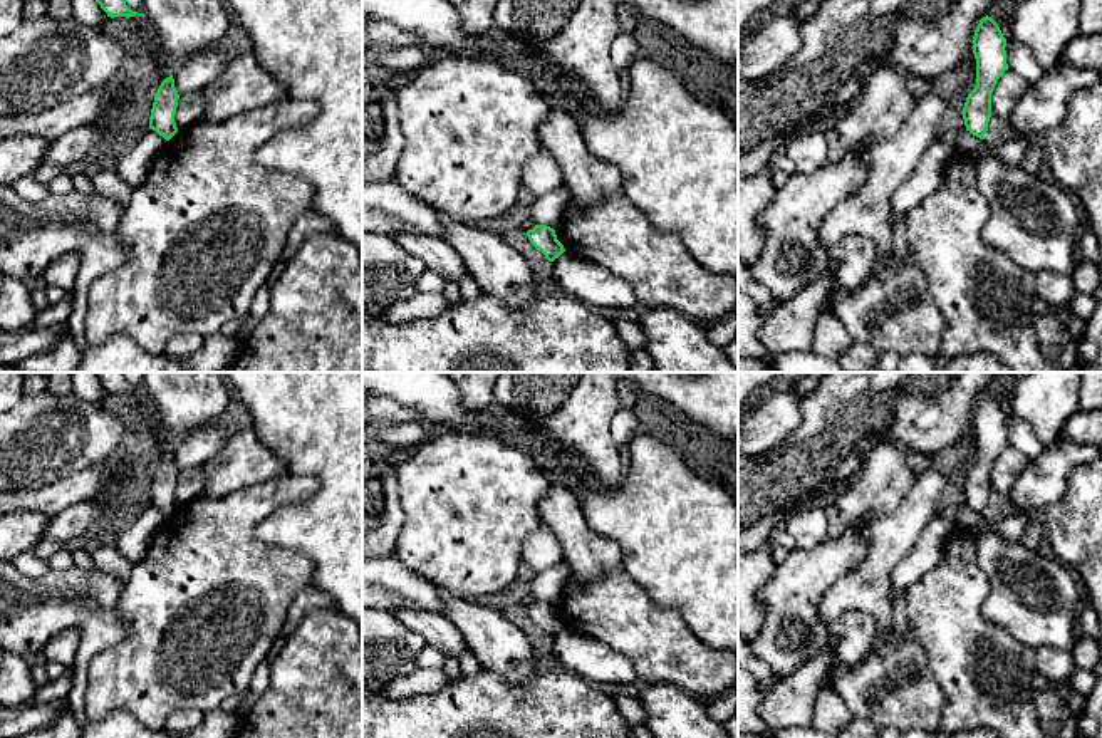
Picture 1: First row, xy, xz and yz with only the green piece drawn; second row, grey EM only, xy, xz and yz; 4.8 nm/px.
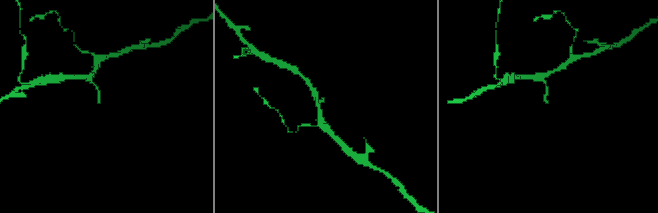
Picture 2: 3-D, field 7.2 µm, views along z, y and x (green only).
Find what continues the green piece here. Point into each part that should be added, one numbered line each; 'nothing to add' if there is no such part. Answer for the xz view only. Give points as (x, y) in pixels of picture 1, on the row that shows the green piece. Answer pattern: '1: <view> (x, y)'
nothing to add

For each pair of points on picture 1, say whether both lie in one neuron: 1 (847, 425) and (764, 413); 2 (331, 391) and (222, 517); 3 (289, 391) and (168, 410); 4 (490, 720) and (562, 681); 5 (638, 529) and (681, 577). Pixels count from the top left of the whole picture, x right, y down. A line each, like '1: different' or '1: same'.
1: different
2: different
3: different
4: same
5: same

